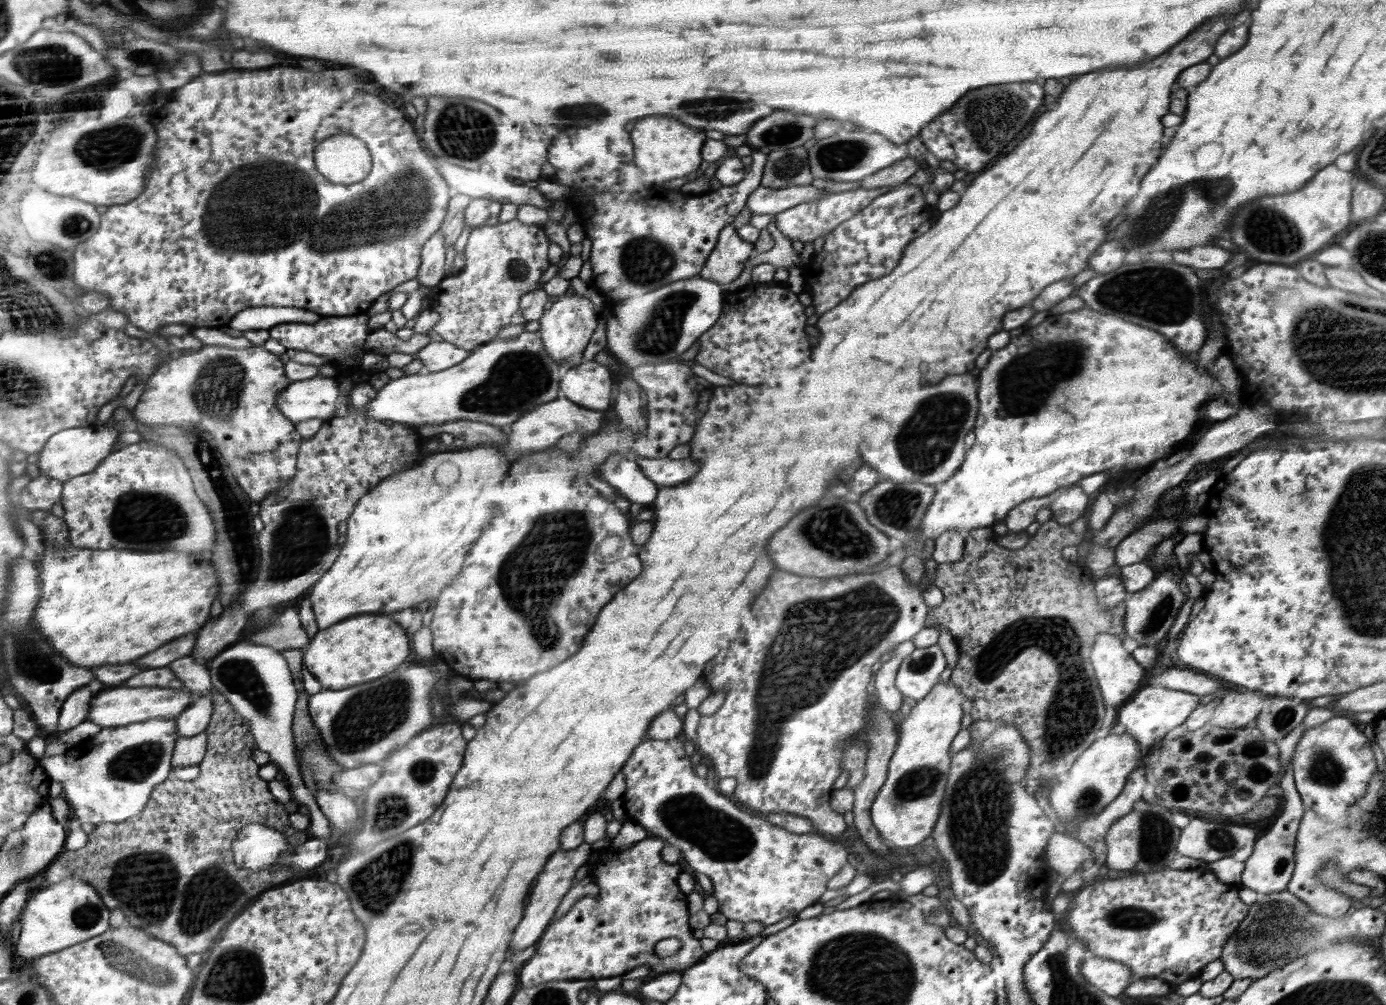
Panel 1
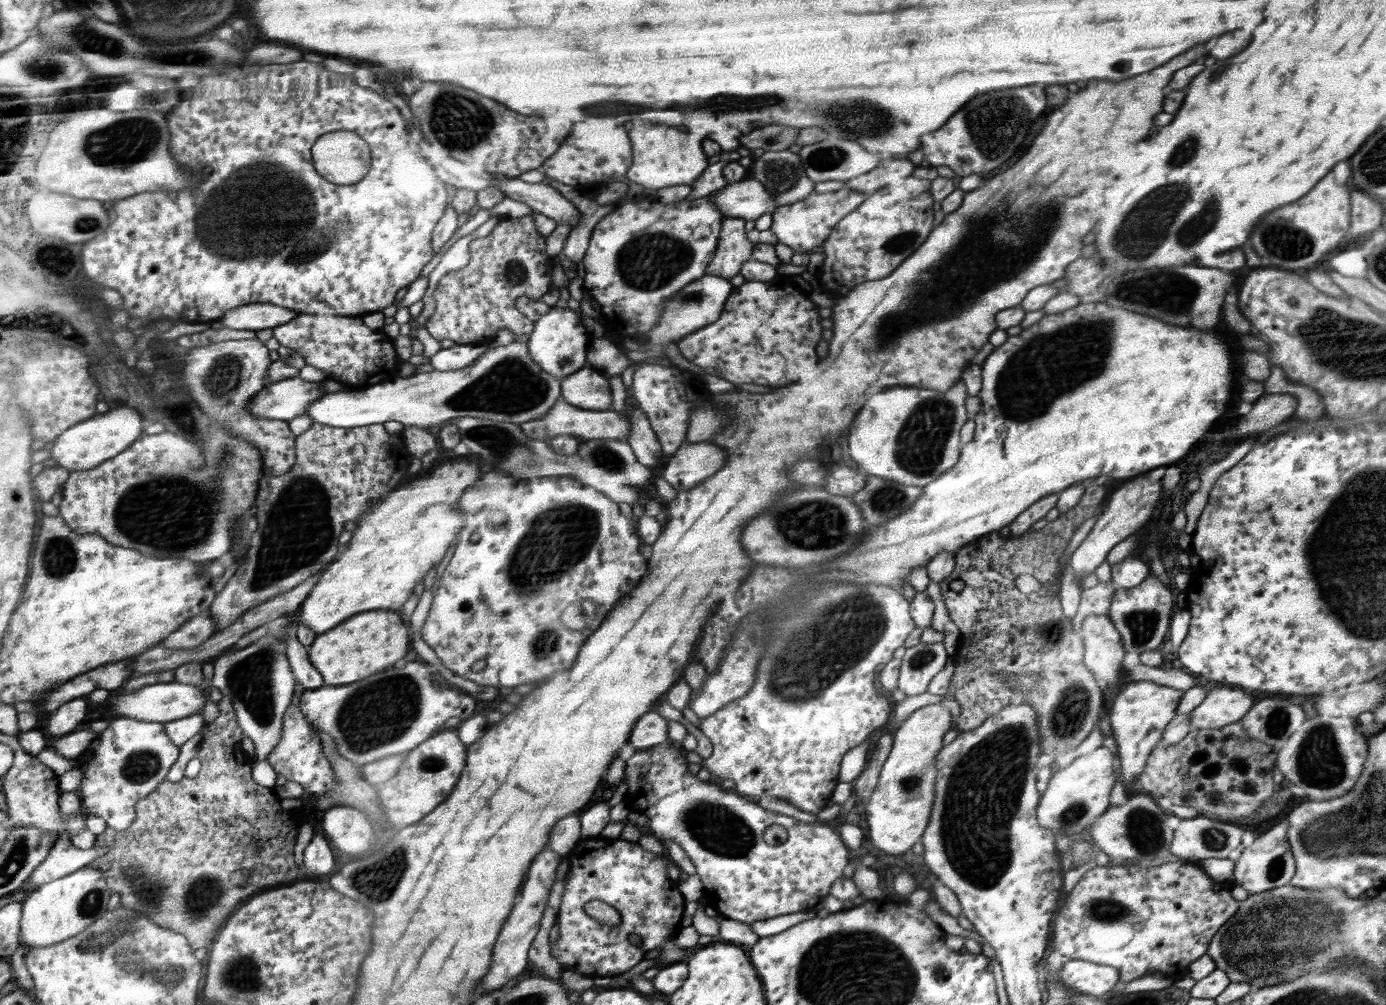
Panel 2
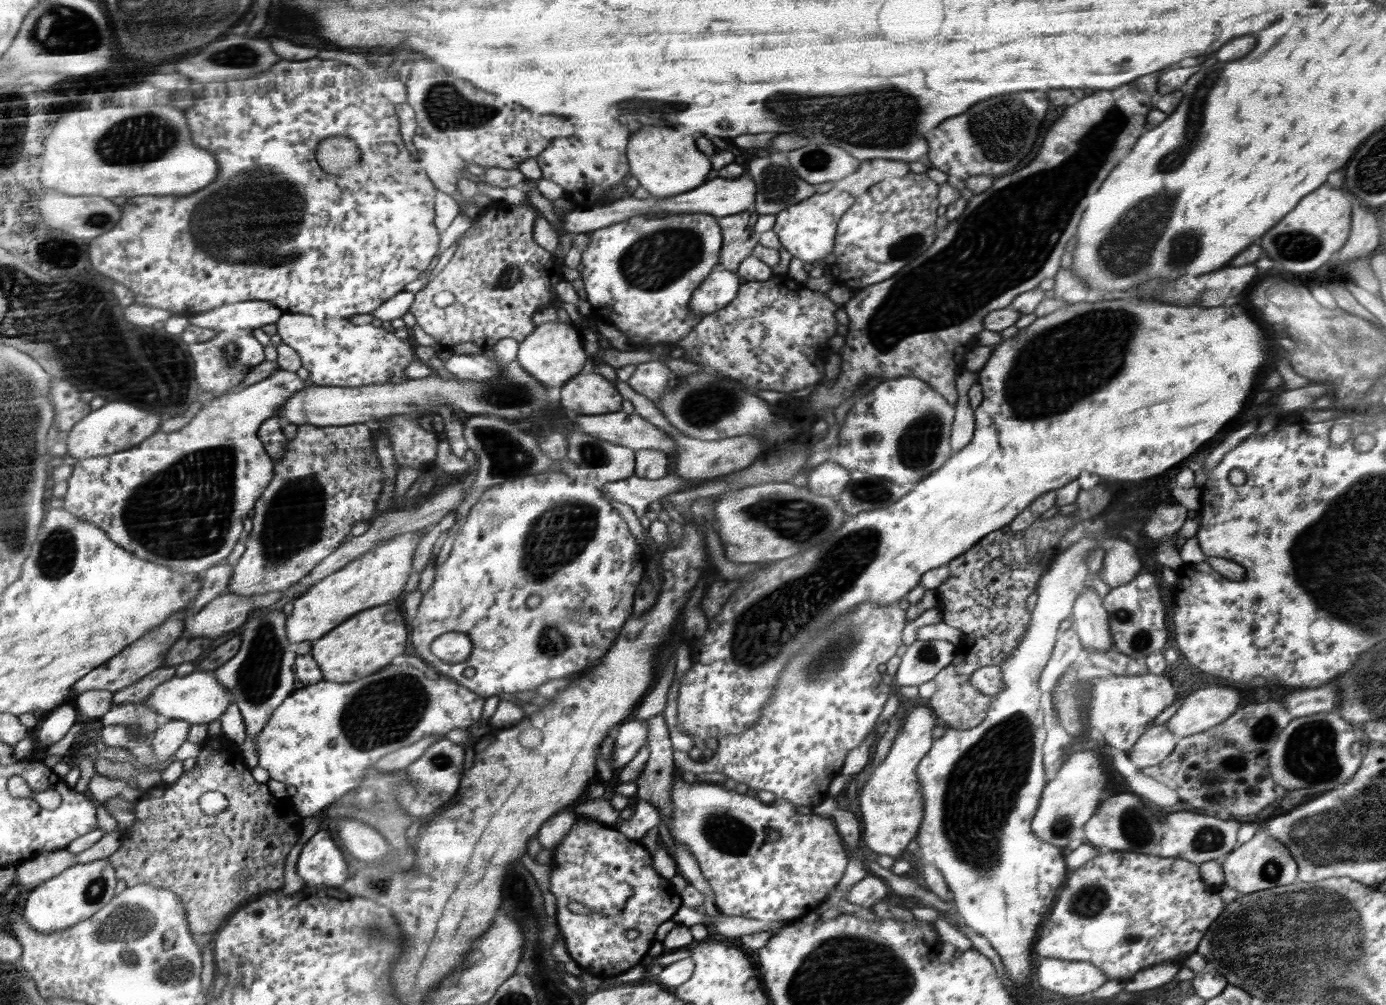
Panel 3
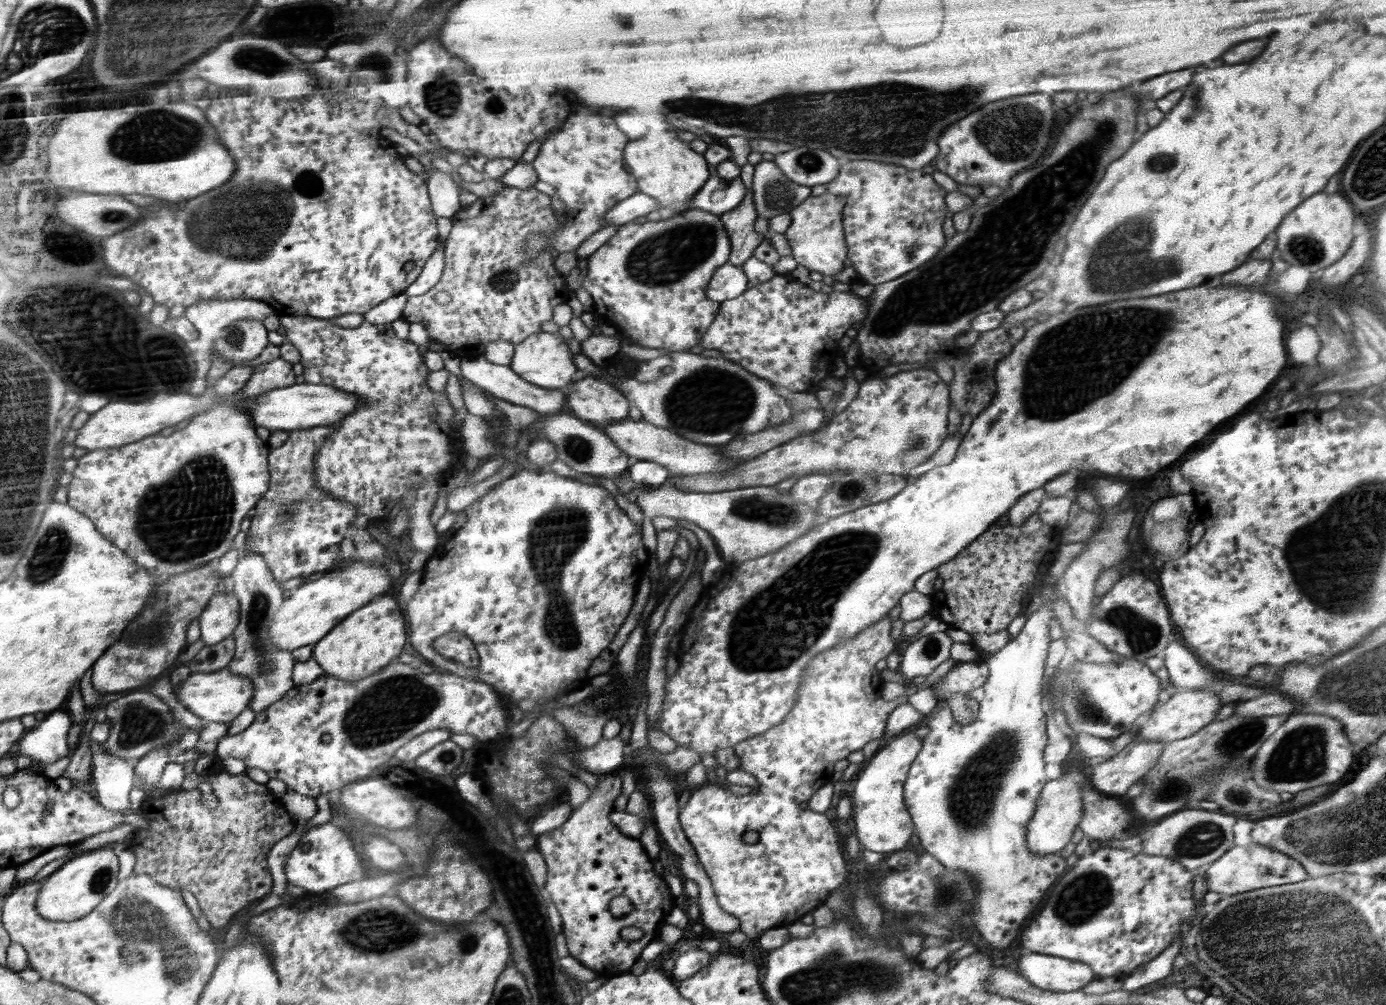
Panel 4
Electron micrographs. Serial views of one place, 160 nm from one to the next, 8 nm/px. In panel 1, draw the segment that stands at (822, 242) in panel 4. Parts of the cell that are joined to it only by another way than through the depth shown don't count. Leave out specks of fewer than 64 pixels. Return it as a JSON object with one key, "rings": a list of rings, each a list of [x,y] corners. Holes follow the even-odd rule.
{"rings":[[[858,188],[854,192],[826,194],[818,200],[809,200],[808,202],[803,202],[802,204],[788,208],[788,210],[779,212],[775,215],[775,223],[777,229],[790,240],[794,238],[794,240],[800,240],[803,243],[812,243],[819,236],[830,233],[836,226],[842,224],[844,220],[850,220],[850,218],[856,215],[856,212],[860,212],[862,208],[866,208],[880,194],[886,194],[886,190],[882,190],[882,188],[876,188],[876,190]]]}

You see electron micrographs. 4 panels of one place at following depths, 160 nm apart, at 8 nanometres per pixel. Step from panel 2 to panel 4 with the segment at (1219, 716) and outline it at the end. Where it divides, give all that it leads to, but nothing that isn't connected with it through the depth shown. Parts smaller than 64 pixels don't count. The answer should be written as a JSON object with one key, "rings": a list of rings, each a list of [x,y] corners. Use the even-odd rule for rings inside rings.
{"rings":[[[1178,690],[1167,702],[1157,703],[1150,713],[1137,721],[1134,727],[1139,726],[1141,729],[1136,740],[1169,743],[1190,736],[1210,724],[1222,706],[1220,697],[1211,690]]]}

